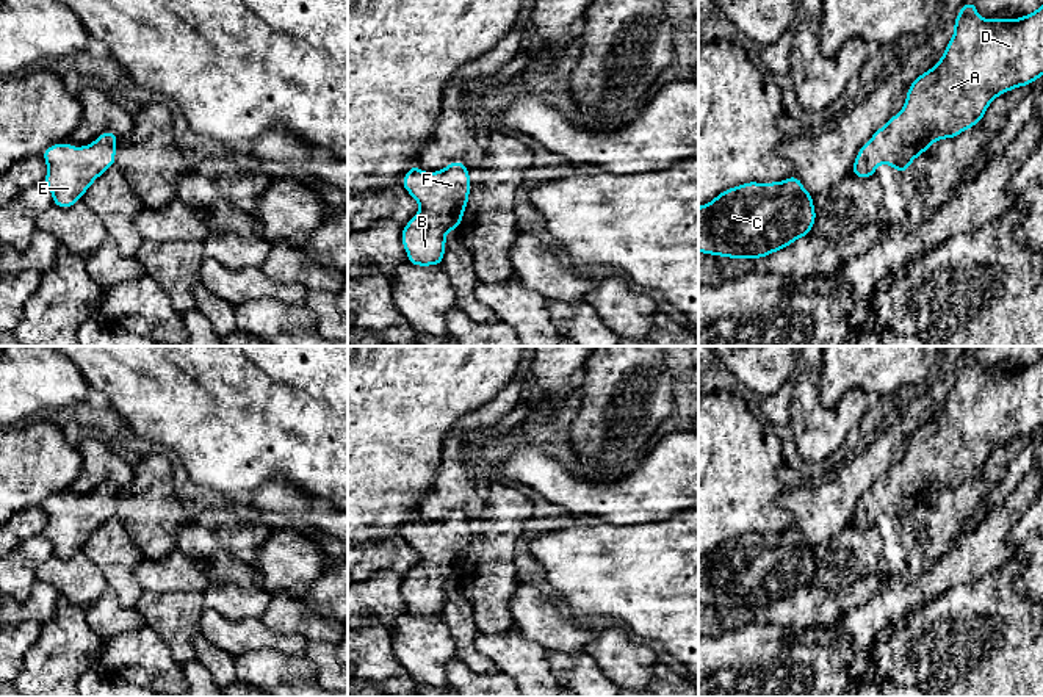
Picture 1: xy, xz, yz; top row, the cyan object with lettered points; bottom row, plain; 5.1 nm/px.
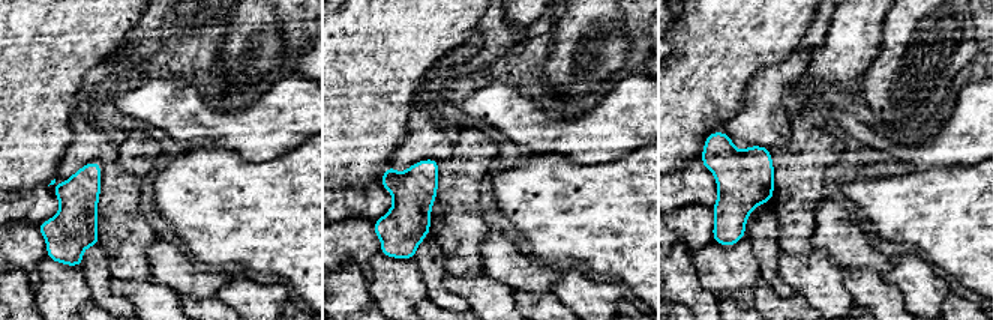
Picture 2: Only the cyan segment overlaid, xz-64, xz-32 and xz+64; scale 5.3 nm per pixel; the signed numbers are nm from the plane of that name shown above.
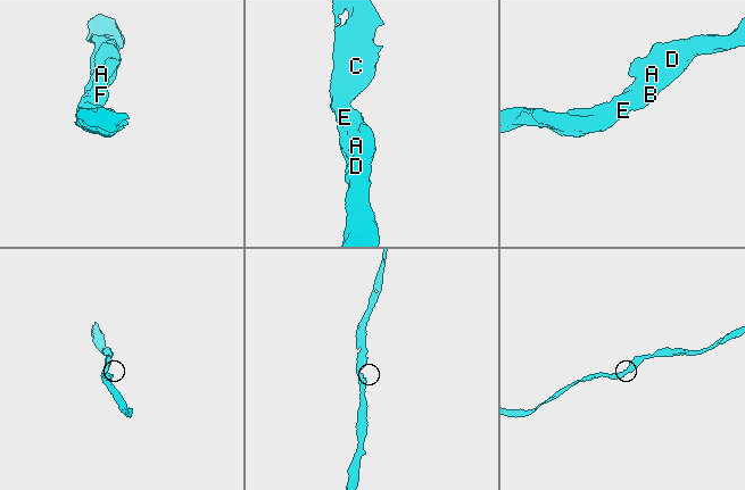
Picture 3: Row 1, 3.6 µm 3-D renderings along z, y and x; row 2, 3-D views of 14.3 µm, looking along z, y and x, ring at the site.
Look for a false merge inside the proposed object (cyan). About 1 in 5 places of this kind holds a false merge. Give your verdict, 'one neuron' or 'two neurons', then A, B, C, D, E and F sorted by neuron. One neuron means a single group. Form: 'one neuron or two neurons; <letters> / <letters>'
one neuron; A B C D E F

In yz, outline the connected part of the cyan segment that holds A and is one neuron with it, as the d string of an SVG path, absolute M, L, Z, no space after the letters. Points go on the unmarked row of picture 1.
M965 354L954 373L954 387L937 417L918 426L908 437L904 459L874 482L857 504L852 525L869 529L886 514L899 523L908 523L915 509L935 492L957 489L977 476L991 451L1020 437L1029 437L1043 428L1043 356L1018 370L983 370L976 354Z

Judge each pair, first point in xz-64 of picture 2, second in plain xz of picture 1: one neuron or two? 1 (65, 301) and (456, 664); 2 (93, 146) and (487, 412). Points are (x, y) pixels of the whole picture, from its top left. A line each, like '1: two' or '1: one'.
1: two
2: one

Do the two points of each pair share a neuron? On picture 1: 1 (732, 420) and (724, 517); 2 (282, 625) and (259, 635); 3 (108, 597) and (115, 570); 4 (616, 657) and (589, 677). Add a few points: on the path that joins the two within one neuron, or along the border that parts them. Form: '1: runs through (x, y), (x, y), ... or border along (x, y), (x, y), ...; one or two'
1: runs through (724, 444), (724, 494); one
2: border along (260, 619), (276, 635), (301, 635), (306, 639); two
3: border along (108, 586), (122, 605), (133, 606); two
4: border along (586, 650), (609, 680); two

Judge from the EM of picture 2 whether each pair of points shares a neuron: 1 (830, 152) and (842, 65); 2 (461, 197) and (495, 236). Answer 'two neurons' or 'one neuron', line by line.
1: one neuron
2: two neurons

